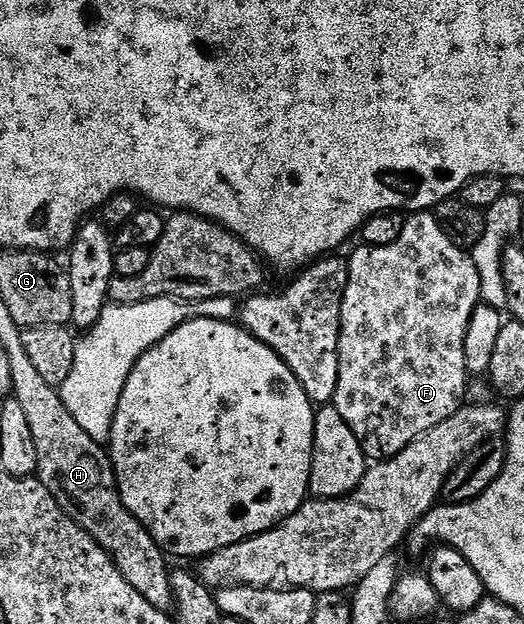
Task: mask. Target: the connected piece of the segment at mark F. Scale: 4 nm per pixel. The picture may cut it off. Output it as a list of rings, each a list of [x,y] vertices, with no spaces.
[[[429,210],[412,213],[406,219],[403,234],[399,234],[399,238],[391,246],[375,246],[374,248],[357,246],[353,256],[348,257],[348,261],[349,277],[347,290],[343,294],[341,337],[339,338],[339,386],[335,390],[332,405],[343,416],[343,421],[347,422],[347,425],[354,431],[355,438],[359,440],[359,446],[365,451],[370,461],[389,460],[395,454],[407,450],[411,442],[435,430],[439,422],[447,422],[451,414],[455,414],[463,407],[463,401],[466,399],[464,398],[465,380],[467,381],[463,342],[467,339],[467,322],[471,322],[471,314],[477,309],[477,305],[482,303],[479,270],[475,270],[472,255],[466,249],[455,246],[451,238],[447,238],[436,215]]]

